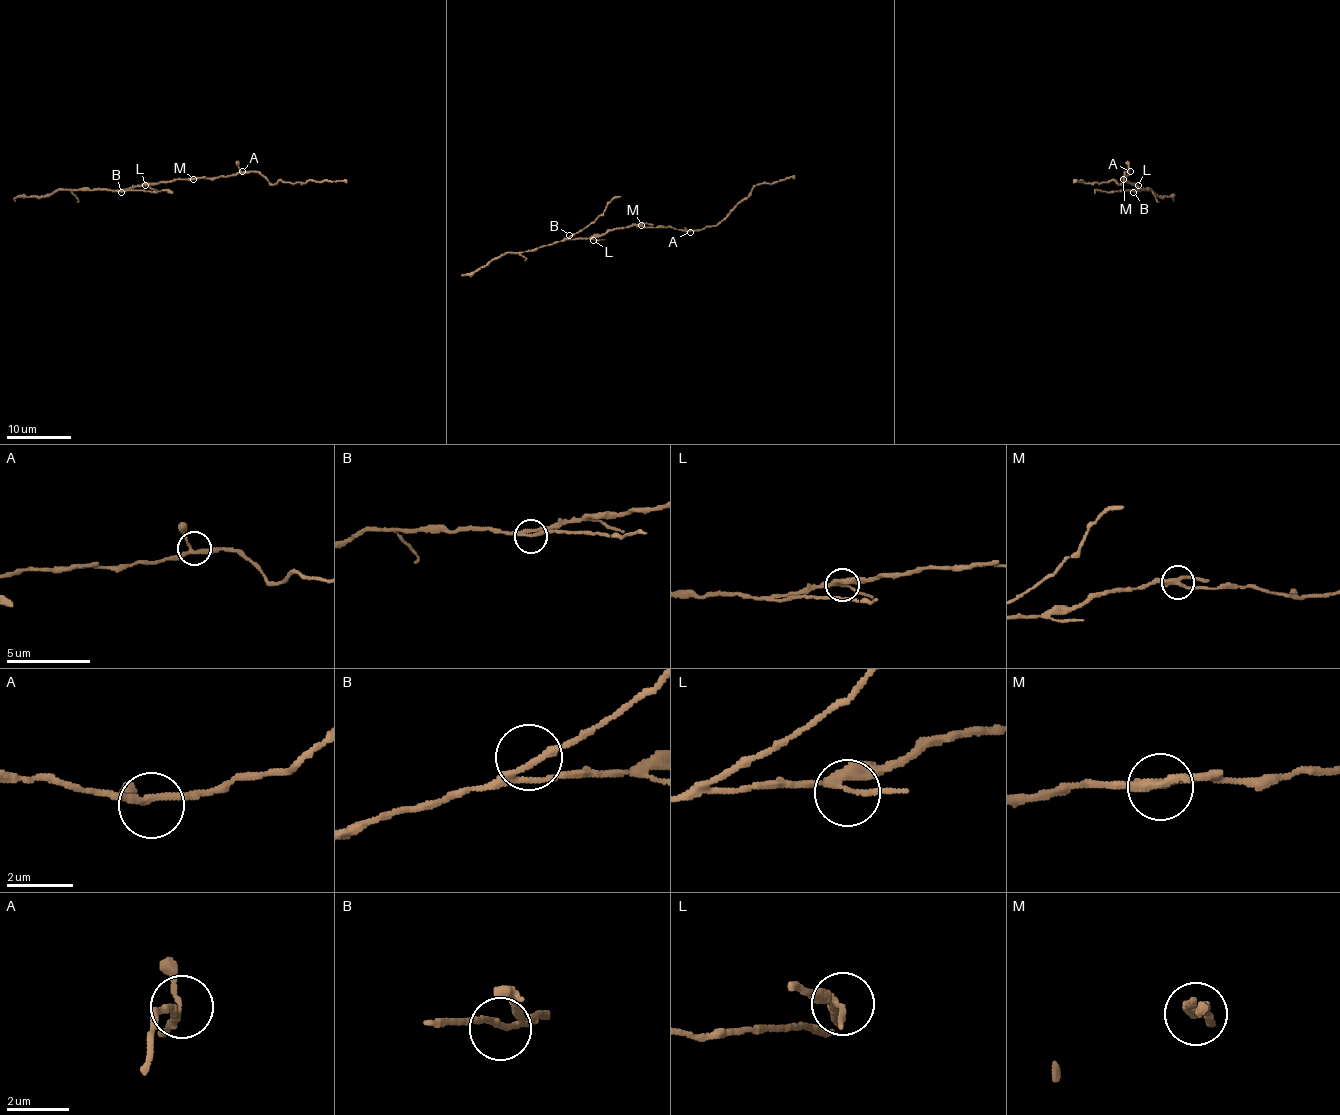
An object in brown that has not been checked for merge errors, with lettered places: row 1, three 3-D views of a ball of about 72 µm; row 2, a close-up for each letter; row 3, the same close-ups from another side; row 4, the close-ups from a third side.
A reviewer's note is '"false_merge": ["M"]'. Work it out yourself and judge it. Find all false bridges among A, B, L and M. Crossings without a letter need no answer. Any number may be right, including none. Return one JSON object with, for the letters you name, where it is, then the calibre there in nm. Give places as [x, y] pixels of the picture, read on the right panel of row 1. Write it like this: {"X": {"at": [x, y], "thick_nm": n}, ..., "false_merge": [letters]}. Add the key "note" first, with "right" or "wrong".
{"note": "wrong", "false_merge": []}

